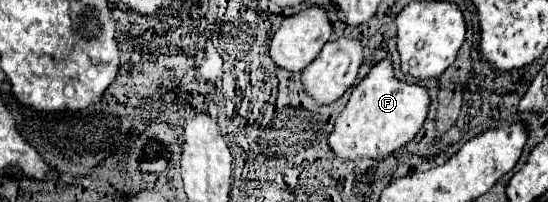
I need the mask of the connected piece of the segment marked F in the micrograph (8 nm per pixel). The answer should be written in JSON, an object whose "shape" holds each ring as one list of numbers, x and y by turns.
{"shape":[[380,60,372,66,370,74,354,86,350,100,342,114,334,122,334,130,328,136,328,146,338,160,356,160,372,158,384,160,396,150,404,148,422,128,430,106,428,88,424,86,406,86,394,78,392,62]]}

